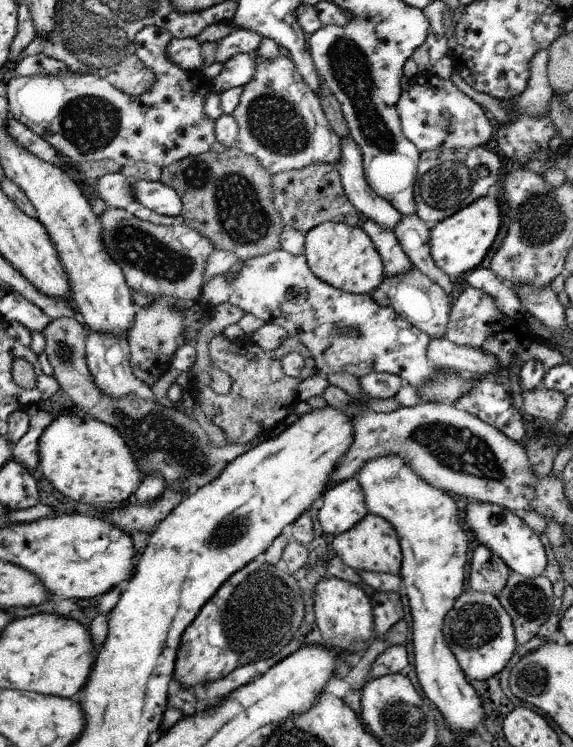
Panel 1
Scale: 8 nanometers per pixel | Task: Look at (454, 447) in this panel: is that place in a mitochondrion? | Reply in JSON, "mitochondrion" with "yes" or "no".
{"mitochondrion":"yes"}

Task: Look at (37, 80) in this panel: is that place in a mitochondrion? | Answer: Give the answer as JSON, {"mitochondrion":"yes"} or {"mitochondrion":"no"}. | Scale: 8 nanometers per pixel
{"mitochondrion":"no"}

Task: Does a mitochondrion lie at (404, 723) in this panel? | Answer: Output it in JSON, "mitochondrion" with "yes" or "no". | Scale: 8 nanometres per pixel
{"mitochondrion":"yes"}

